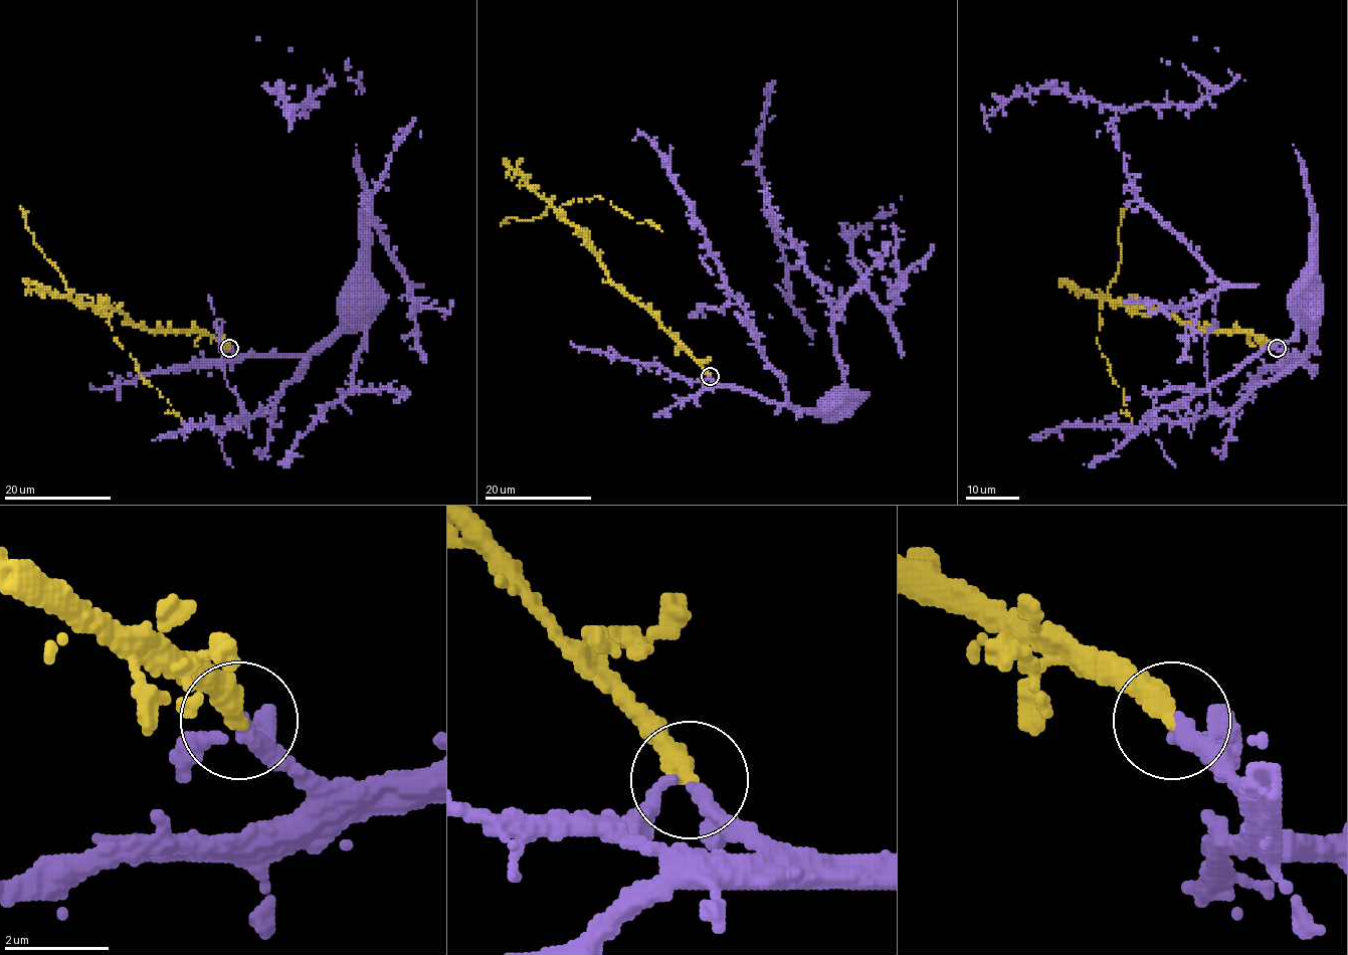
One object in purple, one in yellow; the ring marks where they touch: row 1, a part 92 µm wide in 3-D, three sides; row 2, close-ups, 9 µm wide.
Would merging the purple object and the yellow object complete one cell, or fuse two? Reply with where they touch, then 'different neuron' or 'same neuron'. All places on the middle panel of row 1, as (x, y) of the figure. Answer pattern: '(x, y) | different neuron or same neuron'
(710, 376) | same neuron

